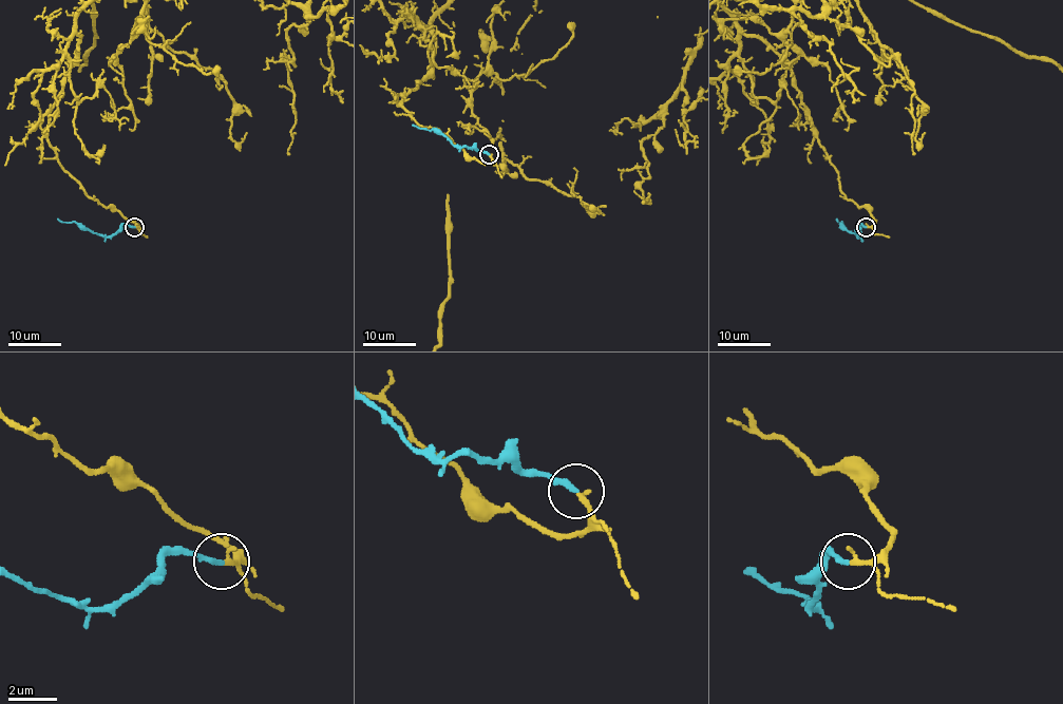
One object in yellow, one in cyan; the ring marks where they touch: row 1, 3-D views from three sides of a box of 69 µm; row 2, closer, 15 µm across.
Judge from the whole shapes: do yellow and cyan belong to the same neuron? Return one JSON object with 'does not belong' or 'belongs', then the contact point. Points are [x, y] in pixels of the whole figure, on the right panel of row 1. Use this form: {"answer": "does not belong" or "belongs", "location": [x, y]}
{"answer": "belongs", "location": [866, 227]}

